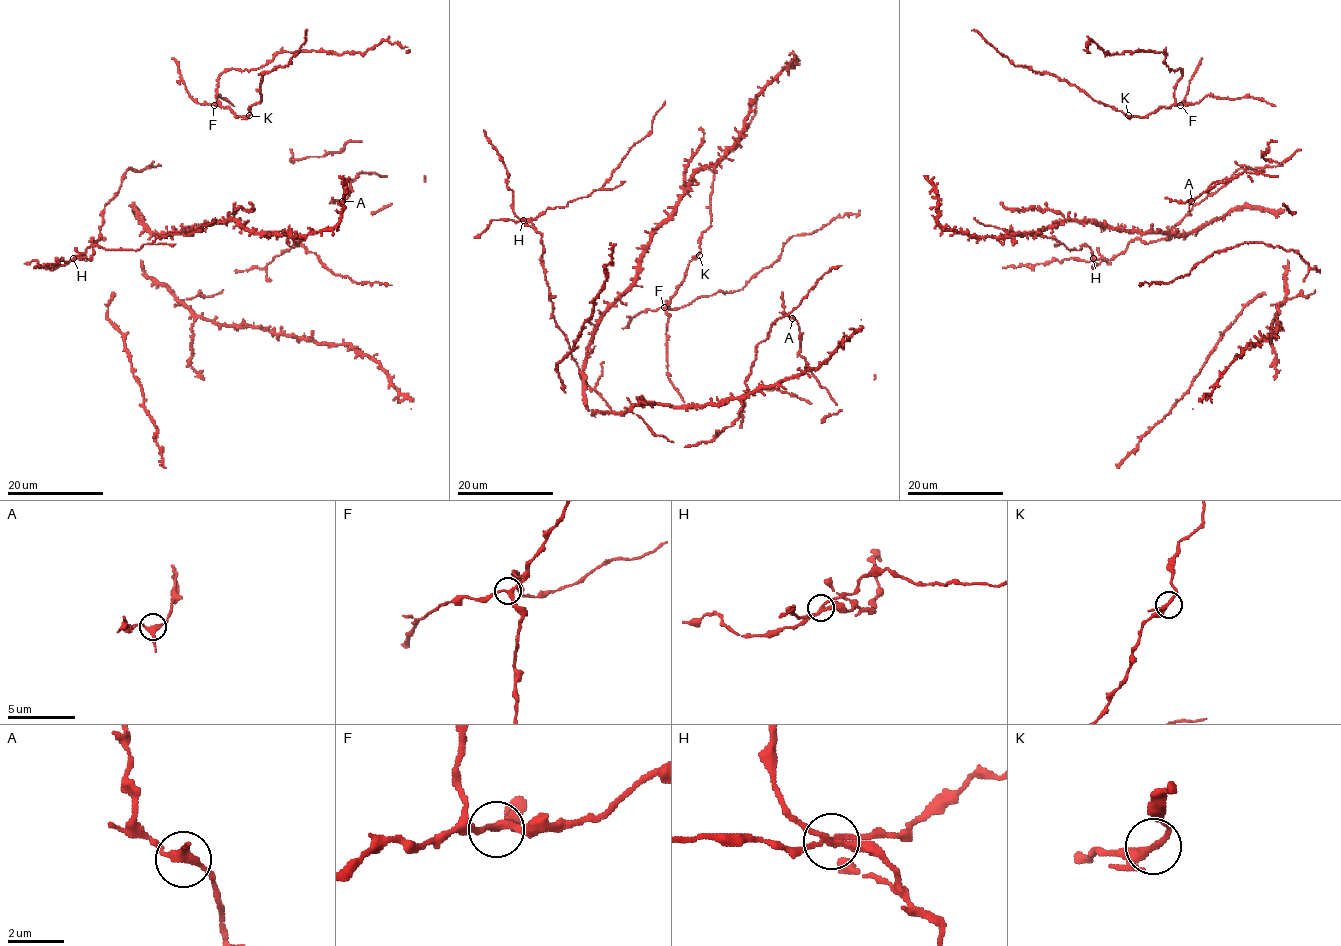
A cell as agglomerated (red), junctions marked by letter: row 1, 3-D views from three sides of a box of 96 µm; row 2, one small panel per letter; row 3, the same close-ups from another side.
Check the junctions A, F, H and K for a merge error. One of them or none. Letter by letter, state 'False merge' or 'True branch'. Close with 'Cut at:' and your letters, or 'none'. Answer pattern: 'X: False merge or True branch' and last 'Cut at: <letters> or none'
A: True branch
F: True branch
H: False merge
K: True branch
Cut at: H

